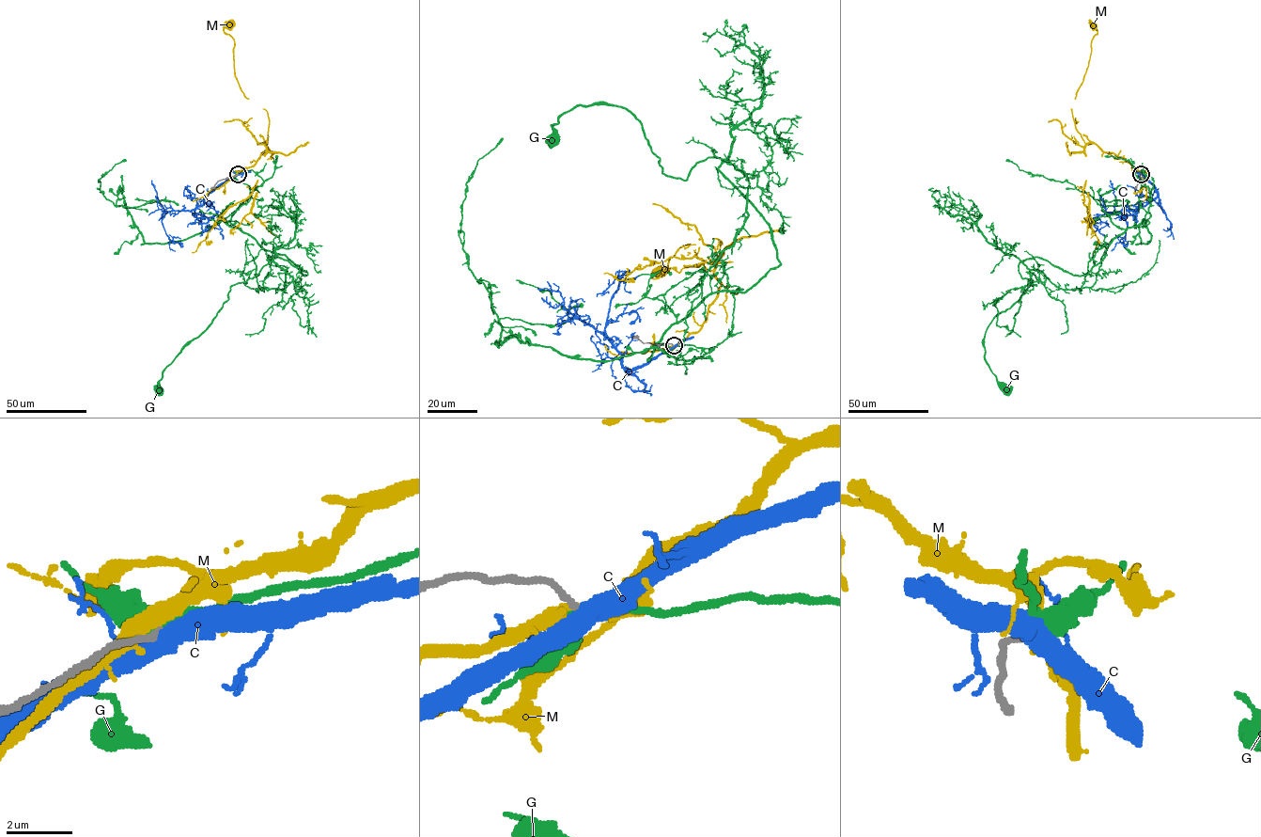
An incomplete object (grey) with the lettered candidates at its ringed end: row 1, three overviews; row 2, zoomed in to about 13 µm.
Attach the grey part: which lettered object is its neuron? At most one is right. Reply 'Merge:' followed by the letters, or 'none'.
Merge: G

